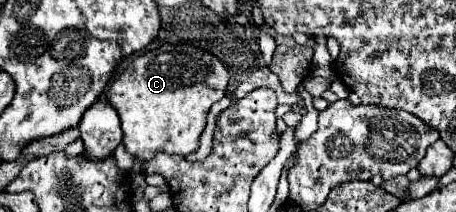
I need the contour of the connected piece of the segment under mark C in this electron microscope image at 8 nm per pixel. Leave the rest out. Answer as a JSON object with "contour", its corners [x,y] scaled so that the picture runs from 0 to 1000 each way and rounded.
{"contour":[[[412,203],[320,231],[232,439],[237,486],[268,571],[268,684],[311,759],[346,712],[404,741],[425,722],[452,599],[452,542],[461,505],[496,448],[500,373],[500,325],[478,269]]]}

